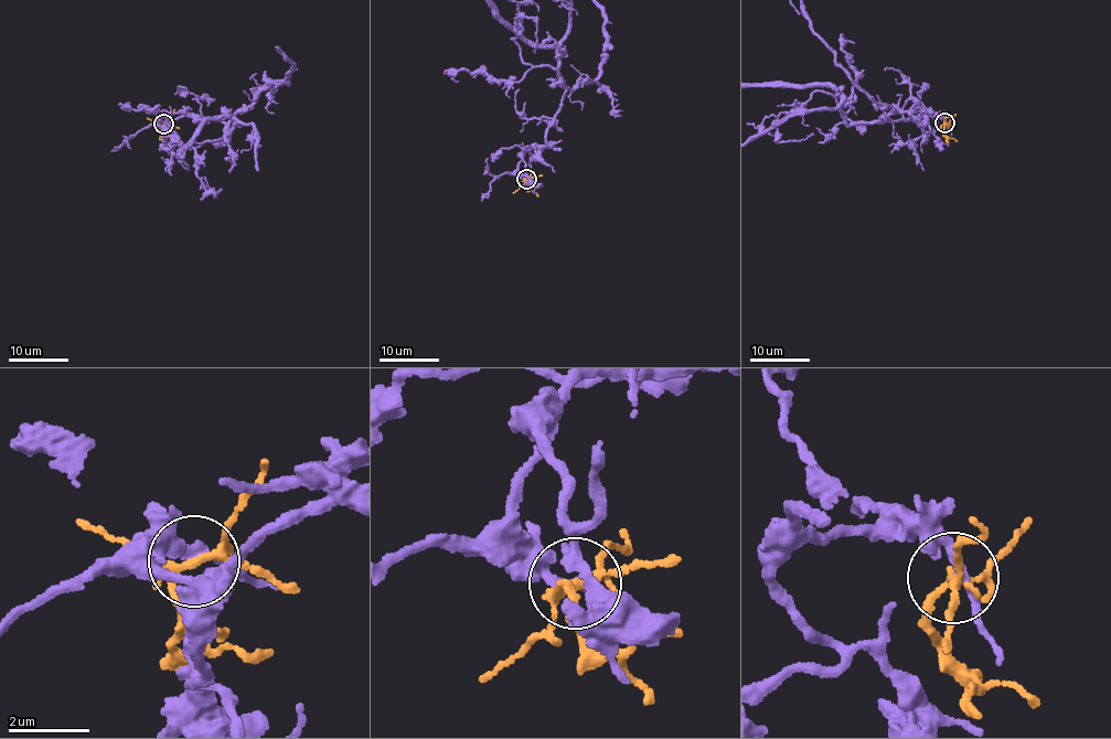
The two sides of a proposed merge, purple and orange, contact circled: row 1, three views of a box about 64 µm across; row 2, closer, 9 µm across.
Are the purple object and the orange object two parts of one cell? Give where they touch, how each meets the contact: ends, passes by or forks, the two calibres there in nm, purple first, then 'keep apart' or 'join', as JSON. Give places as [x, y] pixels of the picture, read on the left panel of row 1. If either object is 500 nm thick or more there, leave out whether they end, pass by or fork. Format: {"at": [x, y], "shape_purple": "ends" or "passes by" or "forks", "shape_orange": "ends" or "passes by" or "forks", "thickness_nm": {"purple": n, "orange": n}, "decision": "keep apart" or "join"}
{"at": [163, 124], "shape_purple": "passes by", "shape_orange": "forks", "thickness_nm": {"purple": 200, "orange": 190}, "decision": "join"}

